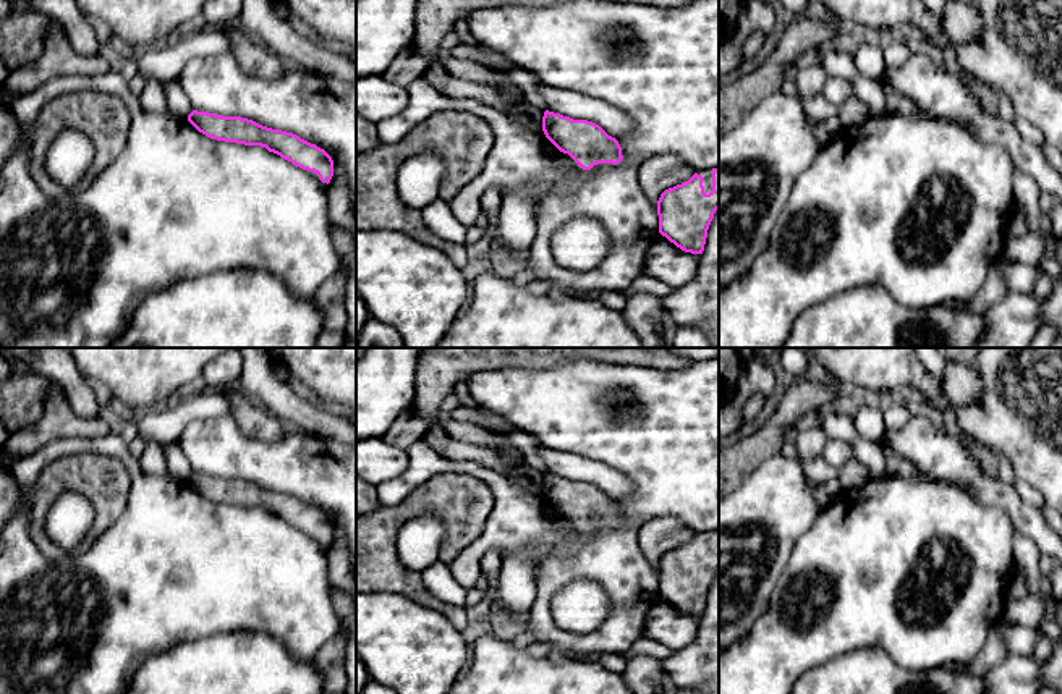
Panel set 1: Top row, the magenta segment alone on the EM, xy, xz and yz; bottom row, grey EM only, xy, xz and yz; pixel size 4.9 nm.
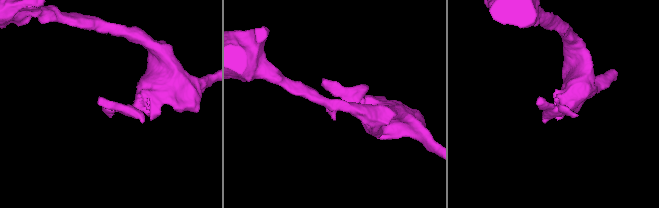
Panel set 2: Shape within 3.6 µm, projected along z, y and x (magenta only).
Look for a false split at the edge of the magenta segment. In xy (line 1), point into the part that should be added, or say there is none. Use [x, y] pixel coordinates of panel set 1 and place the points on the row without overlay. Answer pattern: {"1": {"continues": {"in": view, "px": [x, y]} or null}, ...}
{"1": {"continues": null}}

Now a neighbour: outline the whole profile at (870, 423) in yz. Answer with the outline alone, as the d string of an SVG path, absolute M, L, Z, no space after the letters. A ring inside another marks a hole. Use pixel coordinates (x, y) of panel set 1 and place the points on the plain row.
M874 400L866 401L860 408L856 416L853 417L853 424L861 437L877 443L882 440L882 435L887 429L884 413L879 409Z

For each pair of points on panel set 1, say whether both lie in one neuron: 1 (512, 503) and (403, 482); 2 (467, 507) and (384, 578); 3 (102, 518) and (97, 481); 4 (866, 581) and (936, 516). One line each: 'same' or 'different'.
1: same
2: same
3: same
4: same

